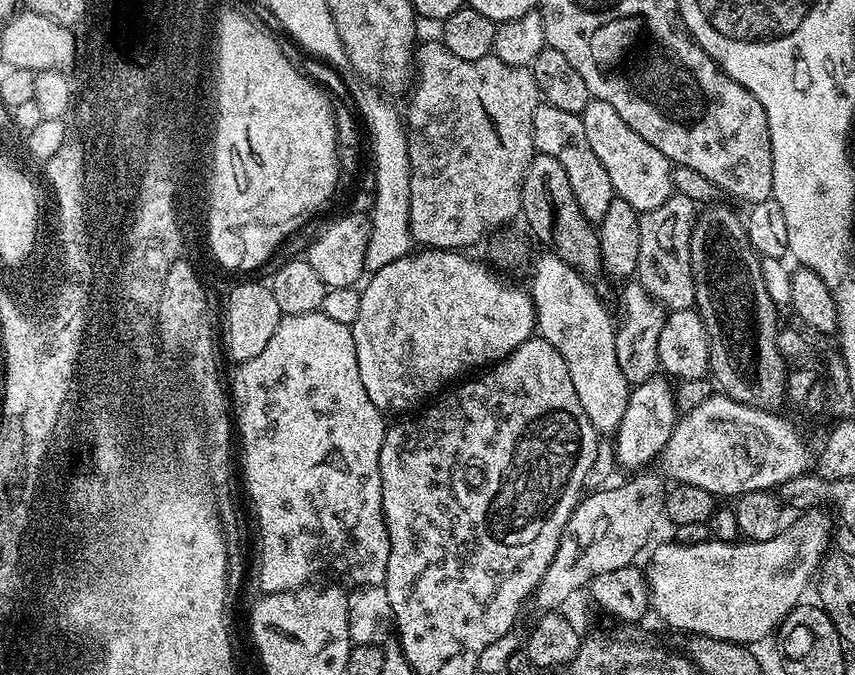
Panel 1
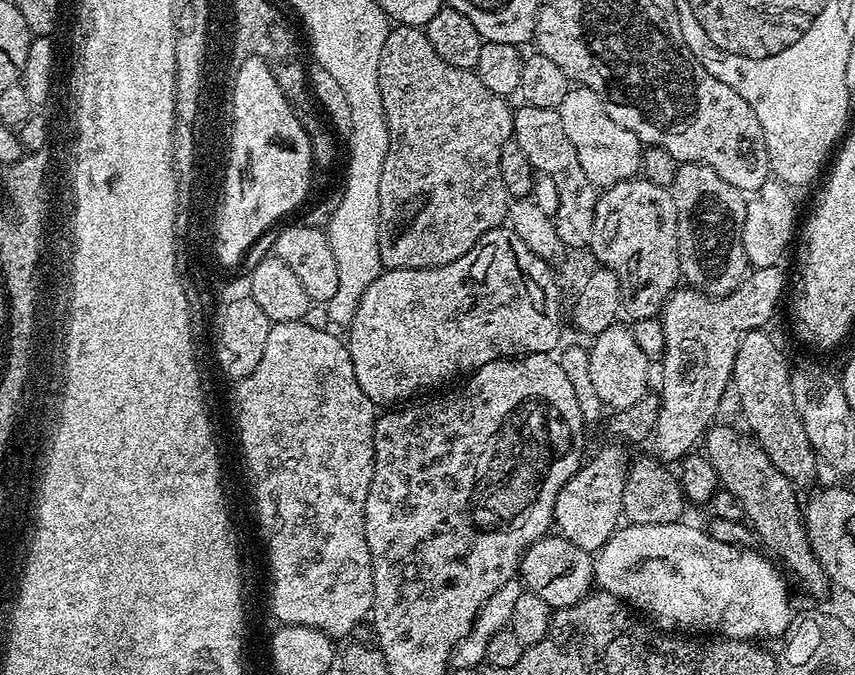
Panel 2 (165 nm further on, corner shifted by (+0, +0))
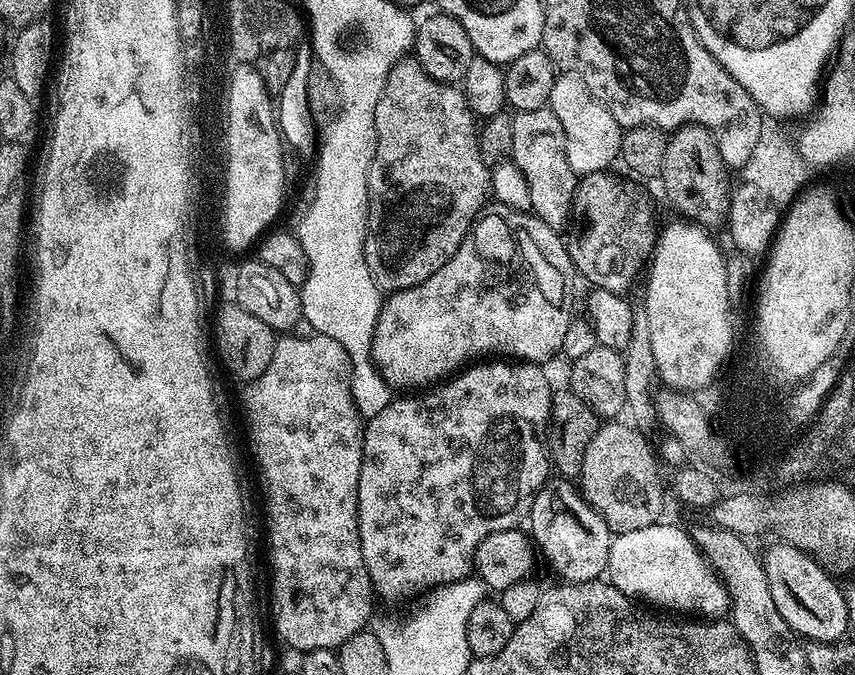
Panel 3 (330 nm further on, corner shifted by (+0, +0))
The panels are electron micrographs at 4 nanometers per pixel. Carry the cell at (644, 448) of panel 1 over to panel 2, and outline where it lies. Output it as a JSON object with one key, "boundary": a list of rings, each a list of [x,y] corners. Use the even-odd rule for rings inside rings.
{"boundary":[[[616,444],[606,445],[593,460],[591,457],[581,464],[554,502],[554,524],[559,535],[593,554],[611,538],[624,516],[624,479],[628,476],[630,460],[624,457],[621,445]]]}

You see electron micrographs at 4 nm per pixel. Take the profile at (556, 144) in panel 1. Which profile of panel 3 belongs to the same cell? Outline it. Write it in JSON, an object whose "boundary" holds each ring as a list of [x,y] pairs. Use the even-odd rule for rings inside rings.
{"boundary":[[[549,107],[517,112],[512,116],[512,125],[514,142],[510,159],[518,166],[518,170],[522,170],[522,175],[526,178],[526,186],[530,186],[530,211],[533,216],[546,222],[546,226],[557,230],[563,229],[563,224],[565,227],[572,215],[572,203],[578,179],[576,172],[570,170],[570,162],[566,159],[566,133]]]}

